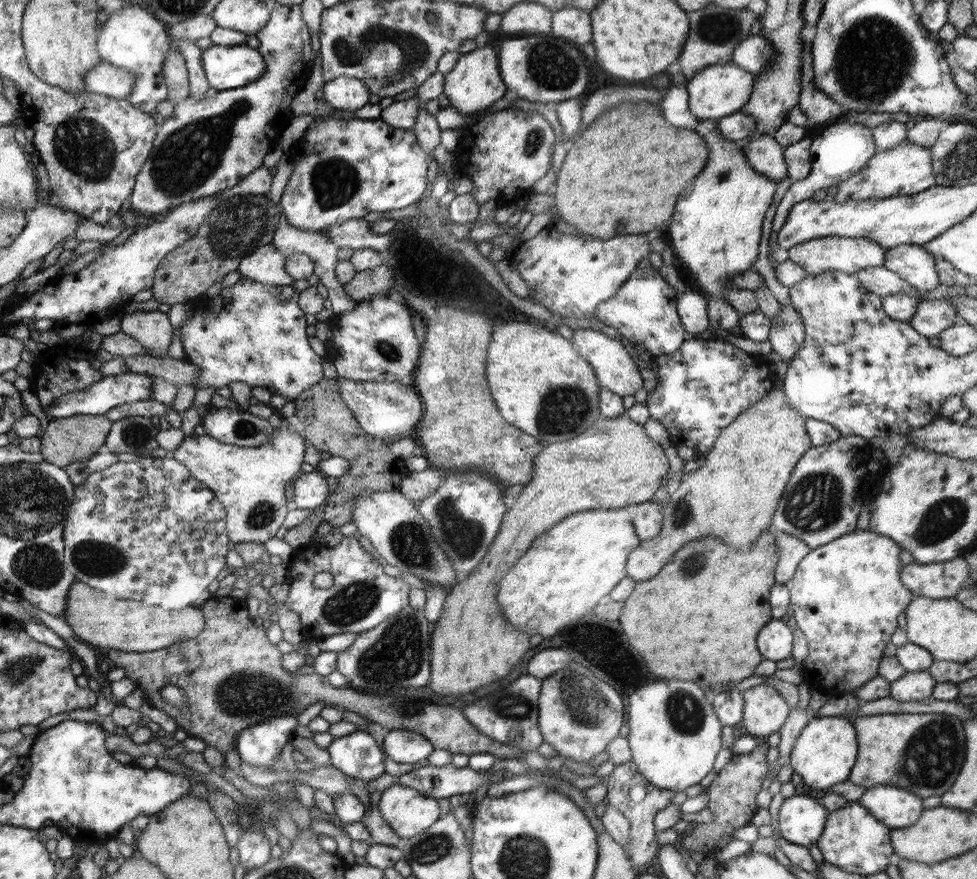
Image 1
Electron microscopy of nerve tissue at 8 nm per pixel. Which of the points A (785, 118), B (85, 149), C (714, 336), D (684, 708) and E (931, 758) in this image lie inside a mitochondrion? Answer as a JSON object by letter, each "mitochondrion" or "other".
{"A":"other","B":"mitochondrion","C":"other","D":"mitochondrion","E":"mitochondrion"}

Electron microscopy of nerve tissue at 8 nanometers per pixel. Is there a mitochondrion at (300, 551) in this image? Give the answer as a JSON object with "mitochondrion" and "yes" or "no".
{"mitochondrion":"no"}

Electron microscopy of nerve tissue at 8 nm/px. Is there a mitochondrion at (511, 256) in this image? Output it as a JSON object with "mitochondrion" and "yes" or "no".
{"mitochondrion":"no"}

